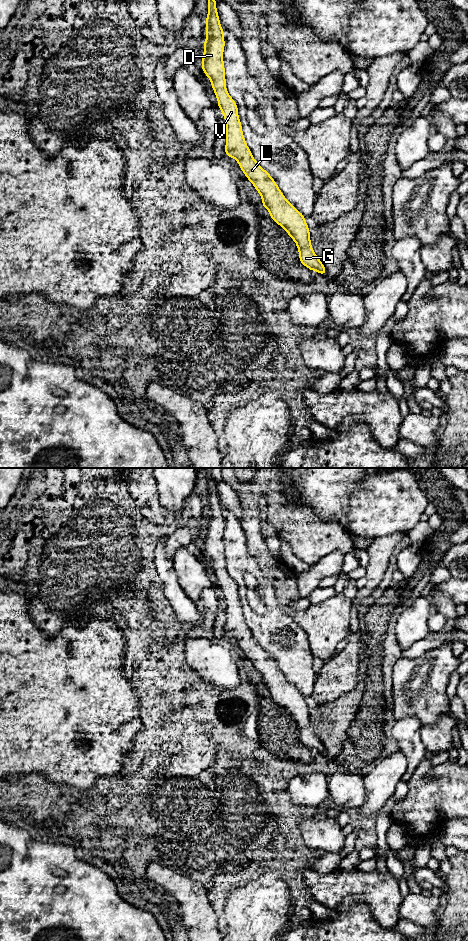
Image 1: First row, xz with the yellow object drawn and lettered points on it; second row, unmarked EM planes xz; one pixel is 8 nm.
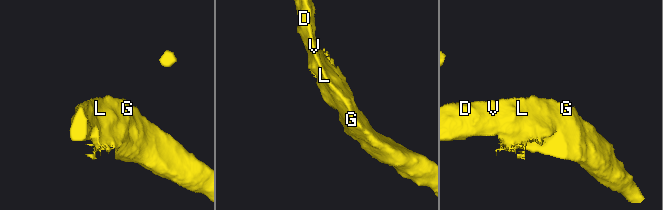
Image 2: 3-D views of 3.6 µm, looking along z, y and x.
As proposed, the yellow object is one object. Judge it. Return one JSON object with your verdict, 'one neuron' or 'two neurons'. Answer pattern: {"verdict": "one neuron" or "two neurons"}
{"verdict": "one neuron"}

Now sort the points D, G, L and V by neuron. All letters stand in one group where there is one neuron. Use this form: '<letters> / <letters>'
D G L V

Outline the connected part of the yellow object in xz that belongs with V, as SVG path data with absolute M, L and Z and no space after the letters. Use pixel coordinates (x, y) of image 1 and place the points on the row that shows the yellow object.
M208 0L208 15L205 22L206 39L202 45L204 55L200 64L203 73L211 81L213 92L217 97L217 108L221 110L225 119L225 156L237 160L246 178L261 195L263 208L269 211L271 219L284 228L290 238L295 241L300 263L310 271L315 270L327 276L326 267L312 249L310 229L305 221L306 216L285 198L276 181L258 164L246 144L238 115L238 105L226 89L223 60L224 30L220 24L215 0Z

